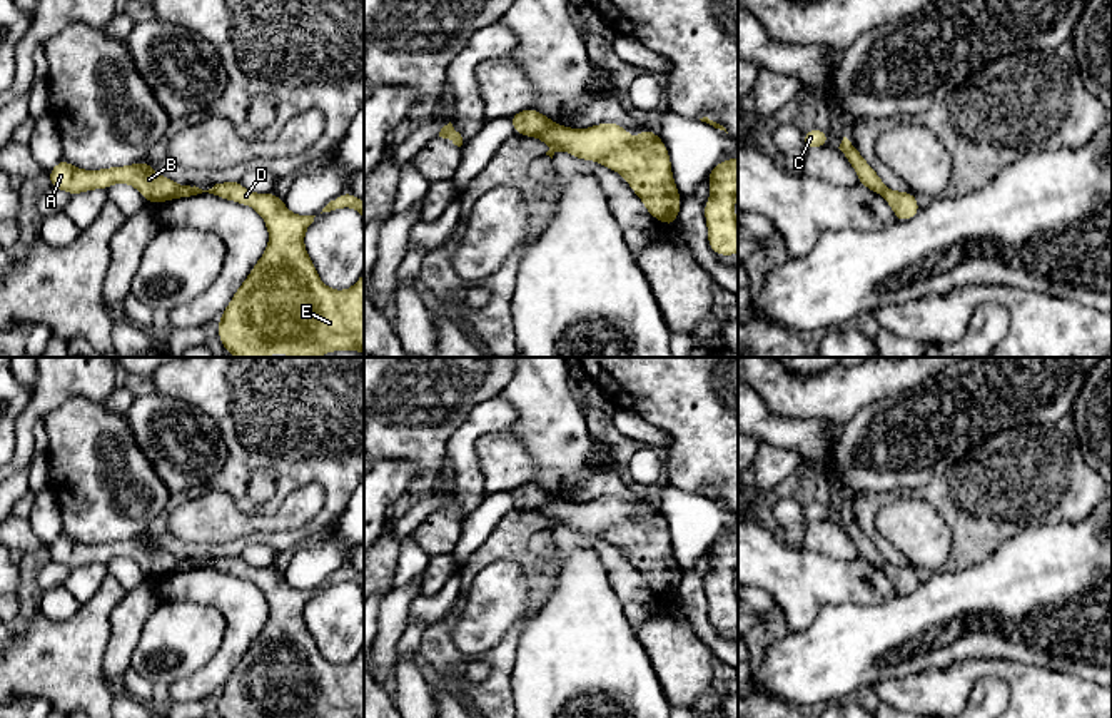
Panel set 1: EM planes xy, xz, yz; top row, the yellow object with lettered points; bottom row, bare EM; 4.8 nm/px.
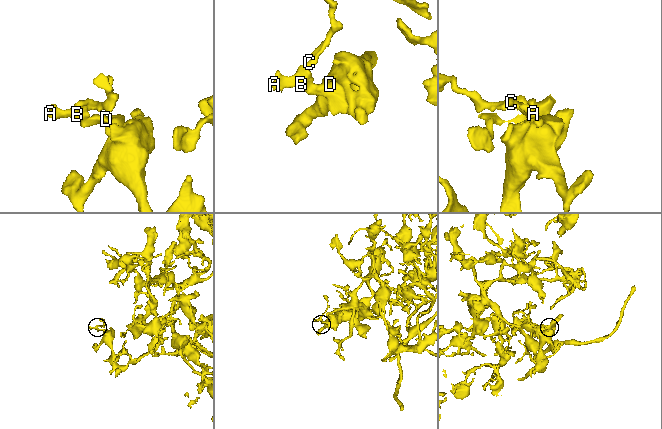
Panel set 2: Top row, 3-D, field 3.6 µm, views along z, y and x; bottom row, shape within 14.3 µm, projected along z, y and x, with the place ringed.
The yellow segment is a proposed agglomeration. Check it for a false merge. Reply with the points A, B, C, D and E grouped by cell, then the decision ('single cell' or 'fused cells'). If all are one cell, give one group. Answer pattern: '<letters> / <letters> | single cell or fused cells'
A B C / D E | fused cells

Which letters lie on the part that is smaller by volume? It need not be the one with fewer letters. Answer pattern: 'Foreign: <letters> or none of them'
Foreign: A, B, C

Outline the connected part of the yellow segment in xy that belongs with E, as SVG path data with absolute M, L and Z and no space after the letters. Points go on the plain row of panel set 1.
M239 554L220 556L209 564L184 559L169 574L202 566L255 583L269 604L265 626L219 691L222 718L364 718L364 646L347 665L334 665L319 653L304 621L304 608L316 589L292 588L272 564L254 568Z

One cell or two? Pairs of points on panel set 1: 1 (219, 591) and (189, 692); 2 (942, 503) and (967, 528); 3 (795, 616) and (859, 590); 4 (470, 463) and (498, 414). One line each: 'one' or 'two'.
1: one
2: one
3: one
4: one

